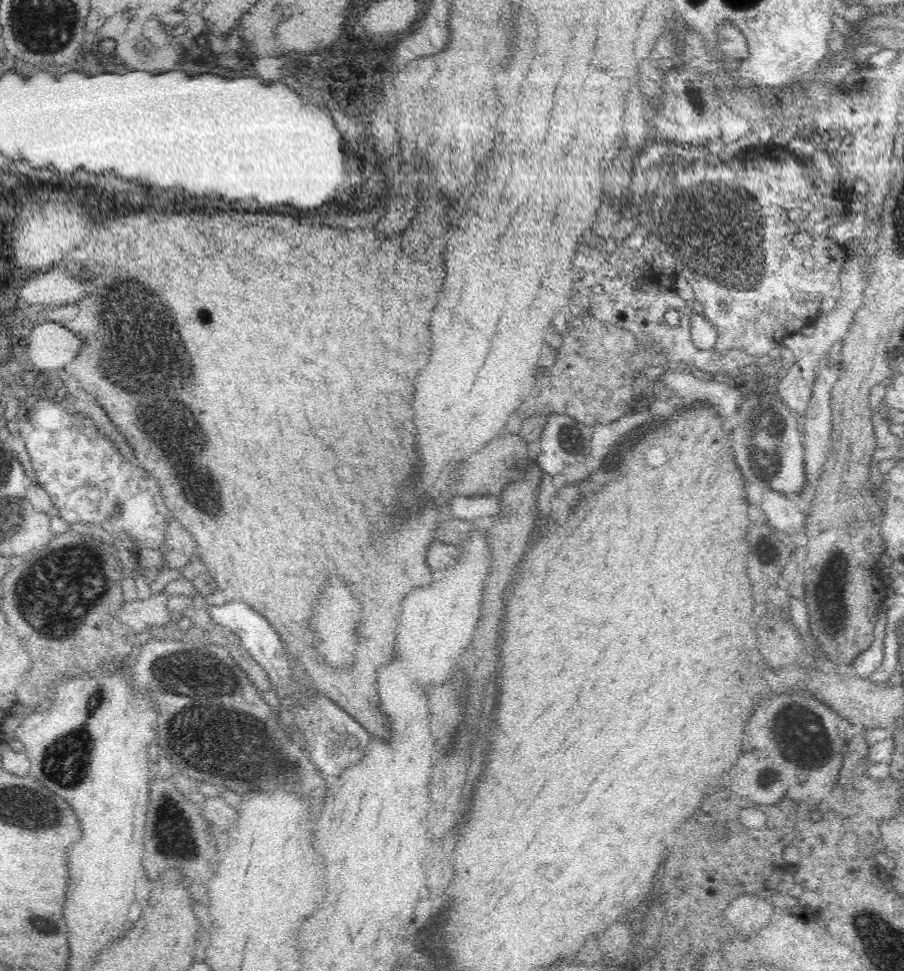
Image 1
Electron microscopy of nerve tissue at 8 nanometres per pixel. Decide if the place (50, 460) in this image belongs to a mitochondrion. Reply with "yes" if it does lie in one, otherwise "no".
no

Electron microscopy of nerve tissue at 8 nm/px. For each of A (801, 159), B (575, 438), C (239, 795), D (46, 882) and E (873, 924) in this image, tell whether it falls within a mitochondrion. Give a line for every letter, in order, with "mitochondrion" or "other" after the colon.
A: other
B: mitochondrion
C: other
D: other
E: other

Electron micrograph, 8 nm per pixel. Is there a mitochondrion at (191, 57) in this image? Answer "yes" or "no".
yes

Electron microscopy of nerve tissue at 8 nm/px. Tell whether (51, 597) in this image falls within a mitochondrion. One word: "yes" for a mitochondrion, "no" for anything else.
yes

